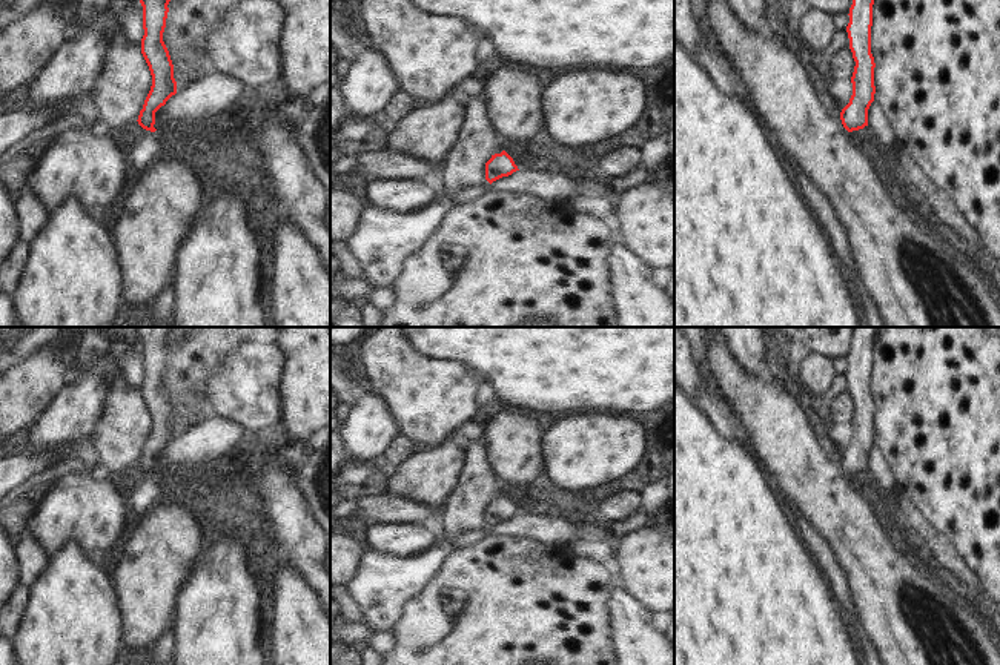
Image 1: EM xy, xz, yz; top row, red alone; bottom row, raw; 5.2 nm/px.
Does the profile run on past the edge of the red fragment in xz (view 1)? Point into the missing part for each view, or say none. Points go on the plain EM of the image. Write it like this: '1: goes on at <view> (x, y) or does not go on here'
1: does not go on here

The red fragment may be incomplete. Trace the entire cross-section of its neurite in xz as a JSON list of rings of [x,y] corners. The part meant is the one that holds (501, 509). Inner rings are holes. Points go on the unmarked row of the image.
[[[502,495],[501,498],[492,499],[485,507],[485,524],[492,528],[493,525],[508,521],[513,516],[519,514],[513,502]]]

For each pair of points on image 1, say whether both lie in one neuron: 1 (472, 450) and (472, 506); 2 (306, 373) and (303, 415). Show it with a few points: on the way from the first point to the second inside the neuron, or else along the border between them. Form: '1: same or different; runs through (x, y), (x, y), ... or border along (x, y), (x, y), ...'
1: same; runs through (472, 464), (472, 492)
2: same; runs through (306, 384), (304, 404)

